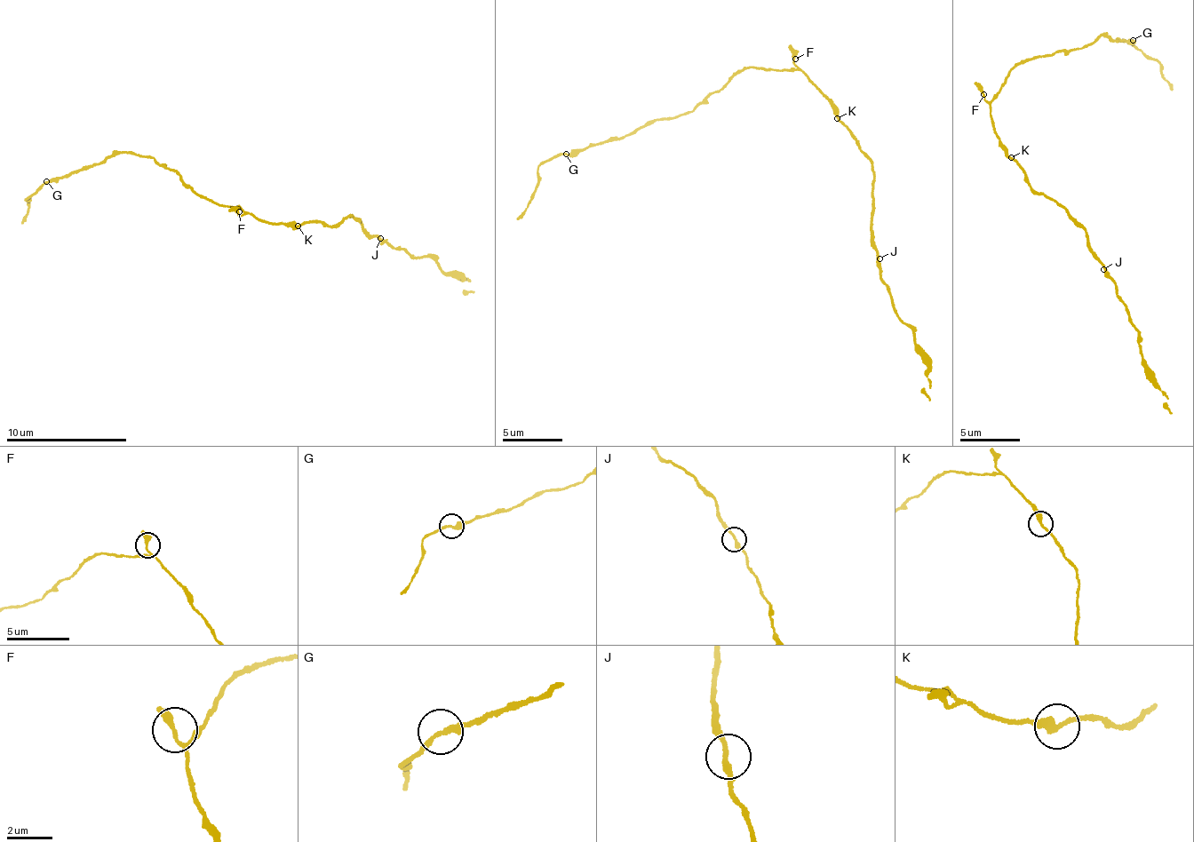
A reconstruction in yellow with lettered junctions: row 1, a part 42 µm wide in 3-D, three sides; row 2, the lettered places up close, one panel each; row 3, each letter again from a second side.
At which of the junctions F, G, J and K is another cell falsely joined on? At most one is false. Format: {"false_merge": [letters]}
{"false_merge": ["G"]}

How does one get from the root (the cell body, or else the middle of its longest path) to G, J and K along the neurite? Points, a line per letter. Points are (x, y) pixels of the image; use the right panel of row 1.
G: (990, 107), (1015, 66), (1059, 51), (1083, 48), (1101, 33), (1115, 40), (1132, 40)
J: (990, 107), (992, 126), (1011, 157), (1022, 168), (1031, 186), (1052, 198), (1086, 233), (1086, 241), (1103, 269)
K: (990, 107), (992, 126), (1011, 157)

